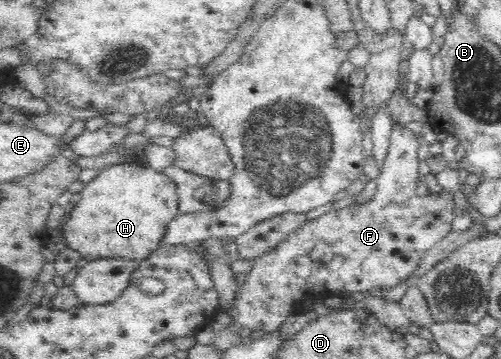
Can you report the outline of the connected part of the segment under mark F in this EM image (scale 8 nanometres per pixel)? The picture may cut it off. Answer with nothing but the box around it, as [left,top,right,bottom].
[226,124,456,335]

